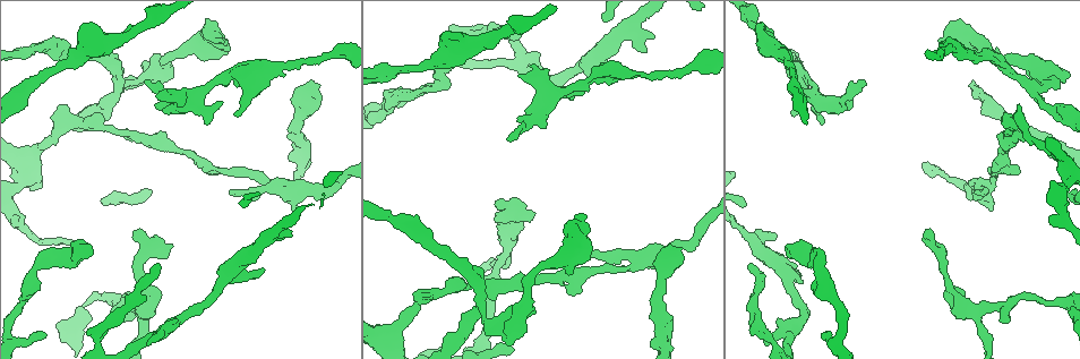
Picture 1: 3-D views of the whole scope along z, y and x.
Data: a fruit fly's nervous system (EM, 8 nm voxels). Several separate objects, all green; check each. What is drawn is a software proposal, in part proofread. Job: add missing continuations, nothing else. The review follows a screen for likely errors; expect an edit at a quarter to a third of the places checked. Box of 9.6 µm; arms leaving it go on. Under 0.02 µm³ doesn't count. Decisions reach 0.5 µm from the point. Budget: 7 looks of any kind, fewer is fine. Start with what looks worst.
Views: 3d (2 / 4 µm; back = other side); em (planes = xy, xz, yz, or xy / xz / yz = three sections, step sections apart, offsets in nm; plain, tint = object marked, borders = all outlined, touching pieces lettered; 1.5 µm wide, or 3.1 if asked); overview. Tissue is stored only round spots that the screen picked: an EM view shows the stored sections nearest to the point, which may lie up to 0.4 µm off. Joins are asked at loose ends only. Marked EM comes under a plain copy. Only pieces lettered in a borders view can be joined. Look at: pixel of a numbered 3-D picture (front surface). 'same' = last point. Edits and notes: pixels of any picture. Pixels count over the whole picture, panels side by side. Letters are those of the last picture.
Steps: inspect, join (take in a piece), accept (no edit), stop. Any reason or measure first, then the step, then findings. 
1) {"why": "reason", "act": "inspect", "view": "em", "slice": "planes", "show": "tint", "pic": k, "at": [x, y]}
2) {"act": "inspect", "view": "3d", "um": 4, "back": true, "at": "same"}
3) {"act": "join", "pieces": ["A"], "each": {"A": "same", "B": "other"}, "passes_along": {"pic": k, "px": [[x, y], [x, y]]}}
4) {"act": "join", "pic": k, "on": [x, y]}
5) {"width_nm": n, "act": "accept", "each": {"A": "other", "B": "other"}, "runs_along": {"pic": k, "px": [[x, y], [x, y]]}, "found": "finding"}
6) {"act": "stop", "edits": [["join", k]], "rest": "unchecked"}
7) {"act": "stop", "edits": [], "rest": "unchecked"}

{"why": "branch stops here", "act": "inspect", "view": "em", "slice": "planes", "show": "borders", "pic": 1, "at": [792, 113]}

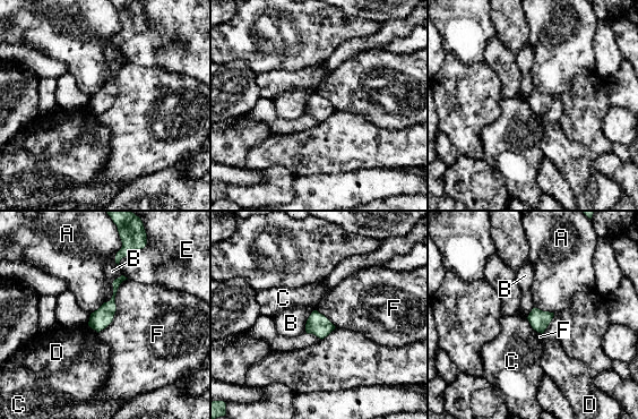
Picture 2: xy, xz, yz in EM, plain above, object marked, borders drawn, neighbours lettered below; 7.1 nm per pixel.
{"width_nm": 140, "act": "accept", "each": {"A": "other", "B": "other", "C": "other", "D": "other", "E": "other", "F": "other"}, "border": {"pic": 2, "px": [[128, 279], [97, 333]]}, "found": "none of them fits"}

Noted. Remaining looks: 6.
{"why": "branch stops here", "act": "inspect", "view": "3d", "um": 4, "pic": 1, "at": [159, 92]}

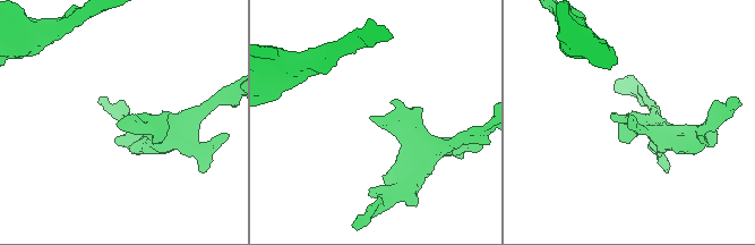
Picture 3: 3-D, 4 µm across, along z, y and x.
{"why": "now the EM", "act": "inspect", "view": "em", "slice": "planes", "show": "tint", "pic": 3, "at": [122, 119]}

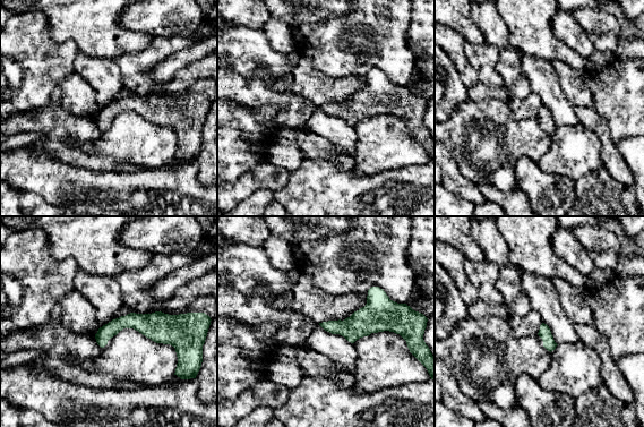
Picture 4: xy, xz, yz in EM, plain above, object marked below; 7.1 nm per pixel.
{"act": "inspect", "view": "em", "slice": "planes", "show": "borders", "at": "same"}

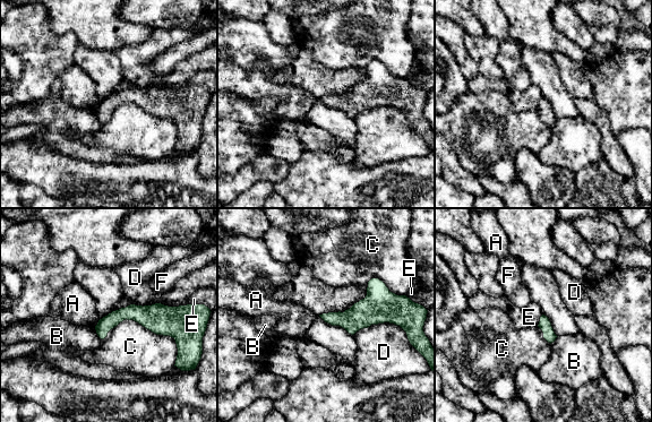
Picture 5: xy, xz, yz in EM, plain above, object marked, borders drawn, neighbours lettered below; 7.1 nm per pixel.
{"act": "accept", "each": {"A": "other", "B": "other", "C": "other", "D": "other", "E": "other", "F": "other"}, "runs_along": {"pic": 5, "px": [[177, 311], [122, 313], [99, 330]]}, "found": "no lettered piece goes on from it"}

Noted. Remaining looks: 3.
{"why": "branch stops here", "act": "inspect", "view": "em", "slice": "xz", "step": 8, "show": "borders", "pic": 1, "at": [506, 139]}

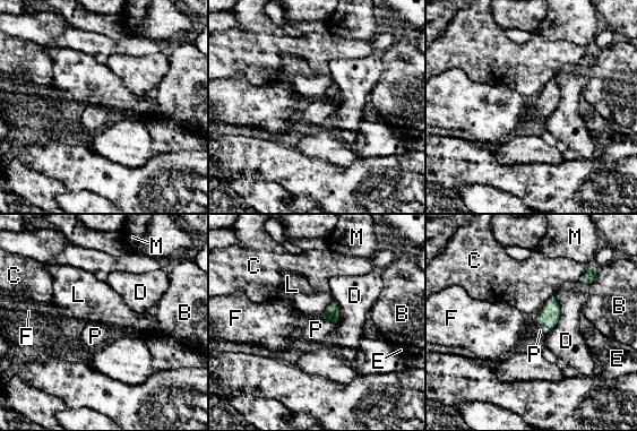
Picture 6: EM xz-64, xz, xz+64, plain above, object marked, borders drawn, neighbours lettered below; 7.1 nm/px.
{"width_nm": 110, "act": "join", "pieces": ["P"], "each": {"B": "other", "C": "other", "D": "other", "E": "other", "F": "other", "L": "other", "M": "other", "P": "same"}, "passes_along": {"pic": 6, "px": [[549, 316], [543, 325], [540, 330]]}, "found": "the neuron continues"}

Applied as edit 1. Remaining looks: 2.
{"act": "stop", "edits": [["join", 6]], "rest": "unchecked"}

